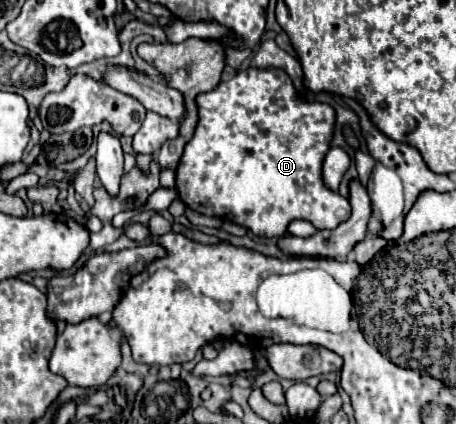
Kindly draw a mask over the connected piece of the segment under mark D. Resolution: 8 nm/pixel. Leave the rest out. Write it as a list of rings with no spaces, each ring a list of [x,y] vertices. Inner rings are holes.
[[[279,68],[241,70],[233,78],[223,80],[215,90],[199,94],[195,102],[199,108],[199,120],[193,138],[185,144],[175,186],[179,198],[191,210],[205,216],[231,220],[263,238],[283,236],[293,220],[309,220],[319,230],[337,228],[347,220],[351,214],[349,200],[339,192],[329,190],[323,182],[323,160],[331,148],[335,128],[335,110],[329,104],[305,100],[301,94],[297,94],[291,78]],[[261,92],[273,92],[267,106],[263,106]]]

